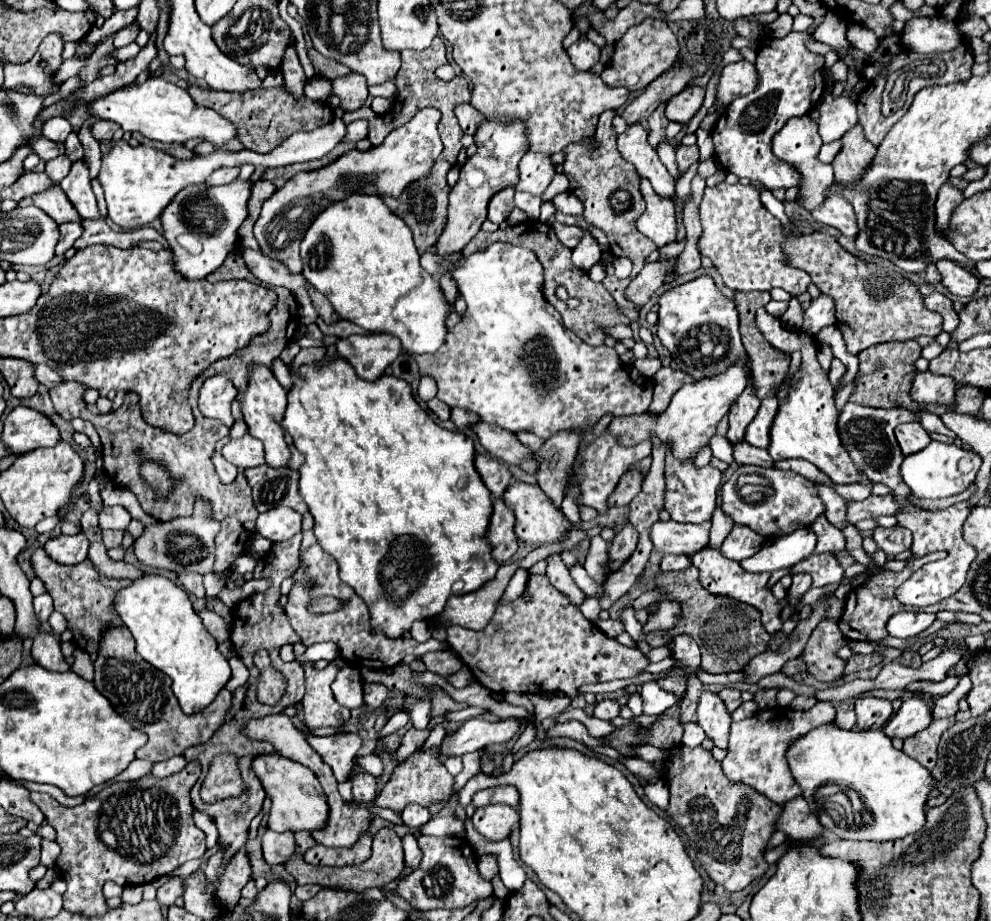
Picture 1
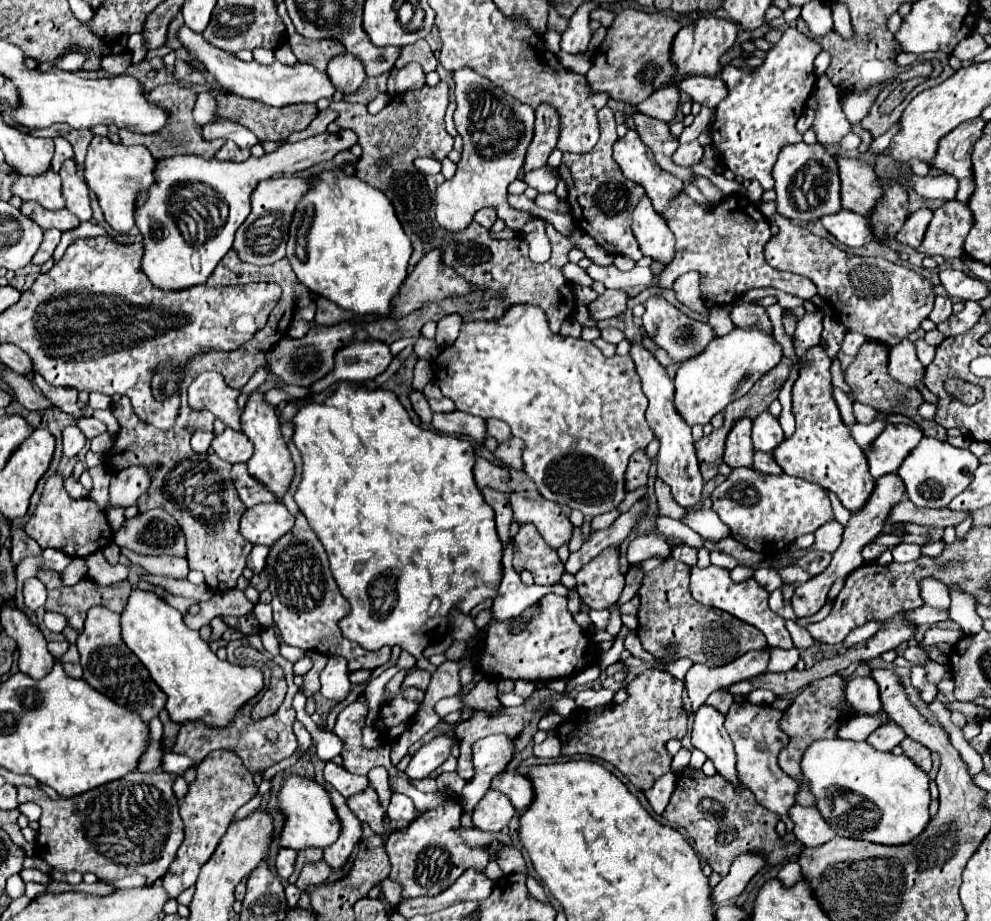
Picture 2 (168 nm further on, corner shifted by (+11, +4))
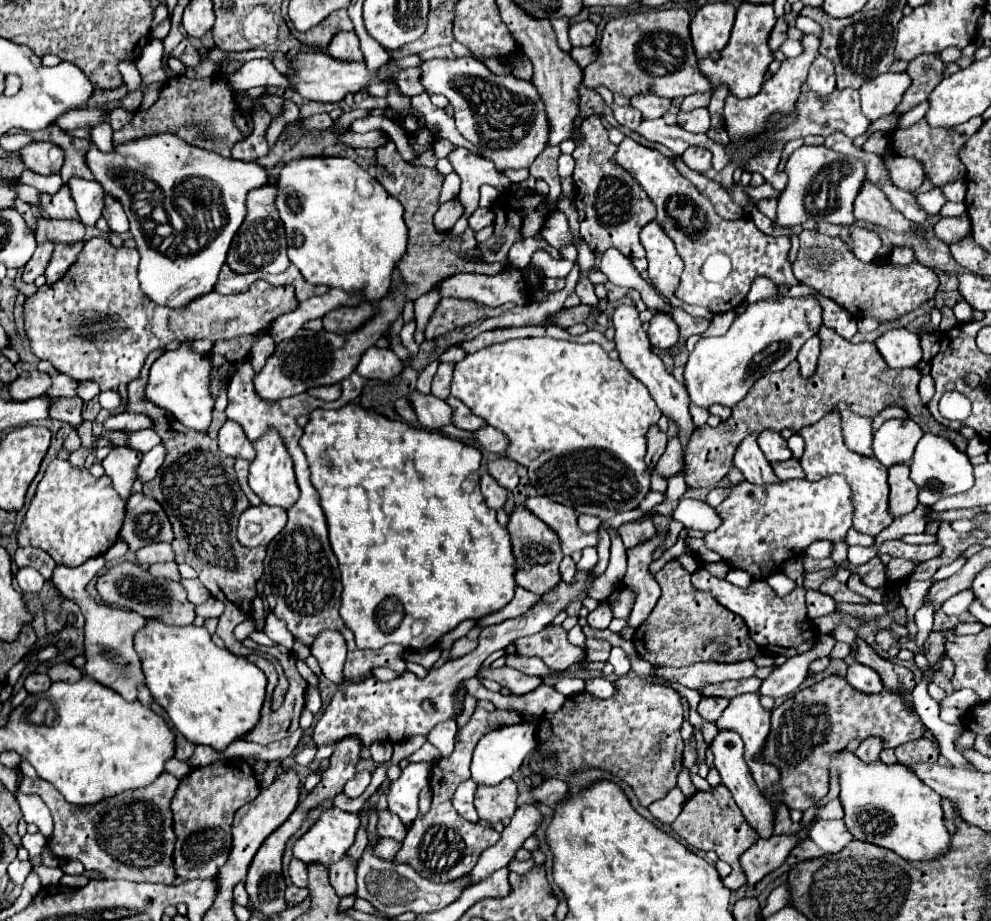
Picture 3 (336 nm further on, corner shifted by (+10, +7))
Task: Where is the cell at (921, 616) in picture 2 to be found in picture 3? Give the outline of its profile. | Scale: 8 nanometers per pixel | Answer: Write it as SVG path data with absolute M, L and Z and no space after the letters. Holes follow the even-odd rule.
M966 589L966 591L960 591L958 595L950 597L948 601L944 601L944 613L954 617L954 615L960 615L960 613L966 613L974 601L974 591L972 589Z

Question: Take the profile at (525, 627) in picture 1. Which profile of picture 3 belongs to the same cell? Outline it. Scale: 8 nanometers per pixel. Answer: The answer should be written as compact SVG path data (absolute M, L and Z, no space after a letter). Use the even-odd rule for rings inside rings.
M546 627L540 633L516 641L518 655L540 657L552 671L566 671L572 663L586 658L586 651L569 643L562 627Z

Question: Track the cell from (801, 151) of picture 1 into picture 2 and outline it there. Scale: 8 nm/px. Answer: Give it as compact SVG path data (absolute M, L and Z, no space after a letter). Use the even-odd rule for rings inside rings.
M787 144L781 148L779 158L773 166L775 192L777 192L777 212L793 220L815 220L827 212L837 212L841 208L837 164L821 144Z

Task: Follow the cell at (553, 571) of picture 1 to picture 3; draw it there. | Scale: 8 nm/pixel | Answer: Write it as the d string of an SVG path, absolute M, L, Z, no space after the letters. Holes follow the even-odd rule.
M518 503L514 507L514 511L510 513L508 533L512 537L514 557L516 557L518 565L522 567L516 573L516 583L520 587L532 591L532 593L538 593L538 595L544 595L546 591L554 589L560 583L558 565L562 561L562 551L560 551L558 535L546 523L542 523L538 517L534 517L534 513L530 513L522 503Z

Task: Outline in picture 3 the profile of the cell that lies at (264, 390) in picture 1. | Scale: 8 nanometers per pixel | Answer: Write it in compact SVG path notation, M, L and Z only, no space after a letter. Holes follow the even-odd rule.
M270 429L270 433L266 433L262 441L256 441L254 447L256 447L256 459L250 465L250 479L248 479L252 491L262 499L262 503L276 505L288 511L298 501L300 489L296 485L294 465L290 461L290 455L286 453L286 447L282 445L282 439L278 437L278 433L274 433L274 429Z

